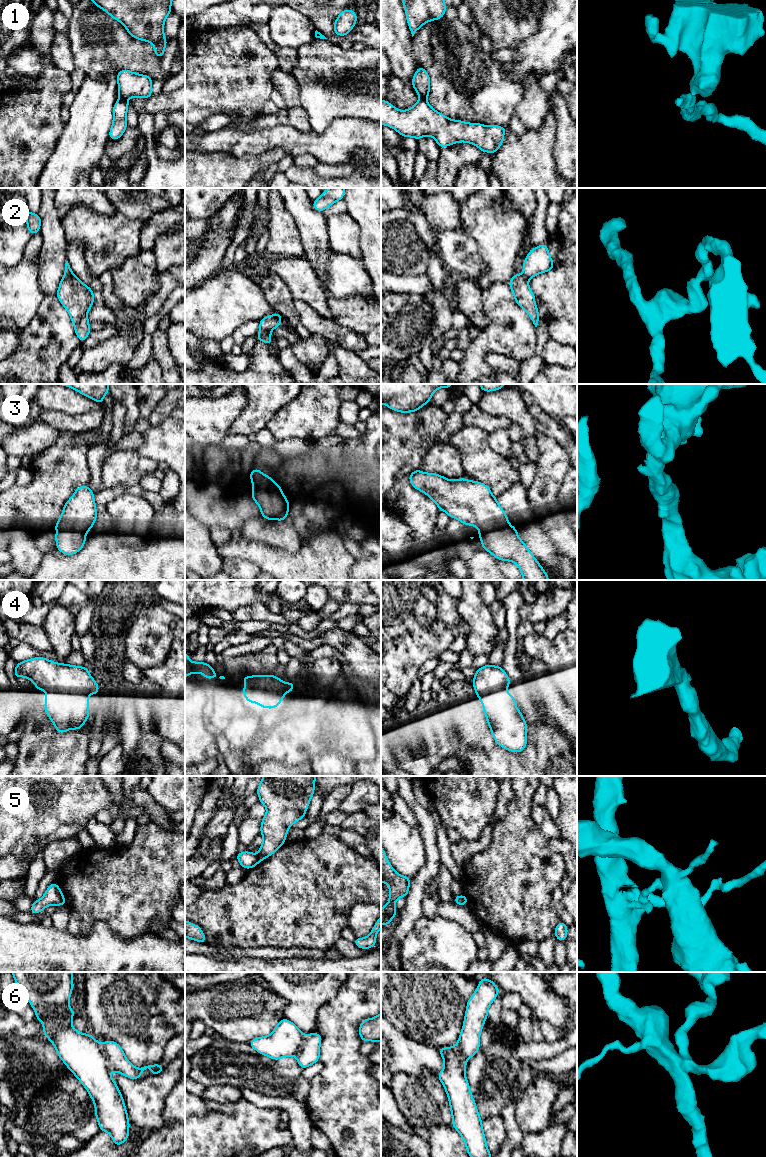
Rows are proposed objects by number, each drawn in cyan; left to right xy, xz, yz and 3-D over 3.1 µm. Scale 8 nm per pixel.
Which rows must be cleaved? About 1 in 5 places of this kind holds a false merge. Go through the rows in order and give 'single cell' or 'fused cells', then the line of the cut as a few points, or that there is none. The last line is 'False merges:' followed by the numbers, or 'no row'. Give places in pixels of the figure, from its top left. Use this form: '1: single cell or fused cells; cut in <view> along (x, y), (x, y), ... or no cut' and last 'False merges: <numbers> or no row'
1: fused cells; cut in xy along (119, 97), (126, 100)
2: fused cells; cut in xz along (260, 330), (266, 330), (269, 333)
3: single cell; no cut
4: single cell; no cut
5: fused cells; cut in xz along (256, 855), (259, 860)
6: fused cells; cut in xy along (100, 1044), (110, 1069)
False merges: 1, 2, 5, 6

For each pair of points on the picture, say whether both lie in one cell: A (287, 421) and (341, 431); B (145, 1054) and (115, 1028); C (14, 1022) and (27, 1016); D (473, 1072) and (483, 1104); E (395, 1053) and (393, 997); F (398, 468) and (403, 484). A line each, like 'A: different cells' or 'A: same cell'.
A: different cells
B: same cell
C: different cells
D: same cell
E: different cells
F: different cells

